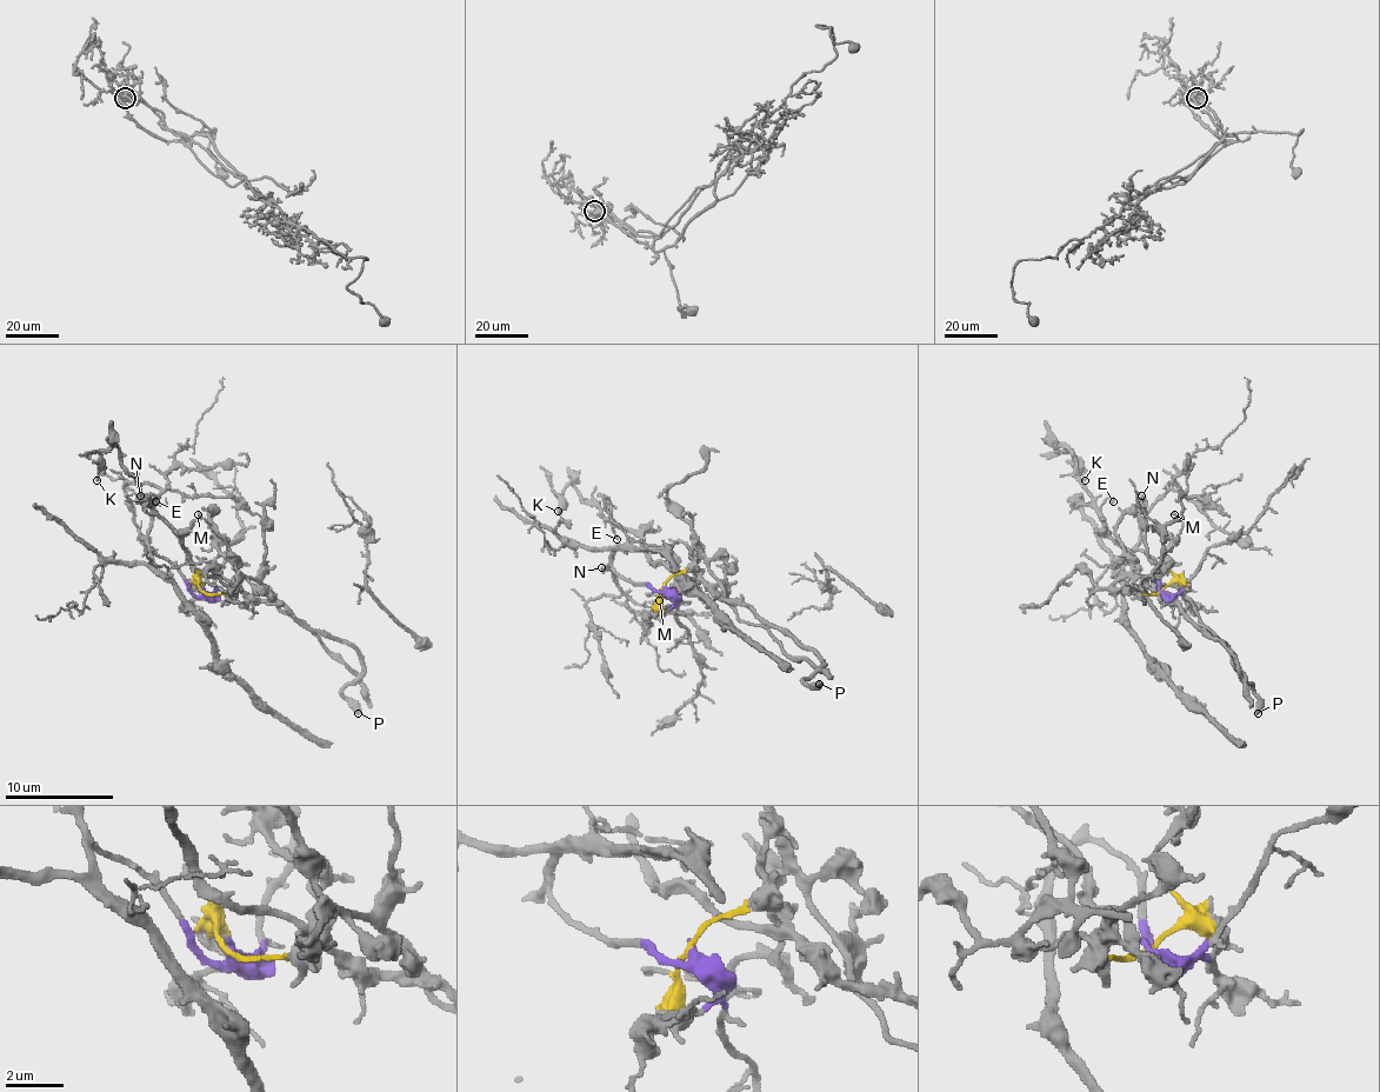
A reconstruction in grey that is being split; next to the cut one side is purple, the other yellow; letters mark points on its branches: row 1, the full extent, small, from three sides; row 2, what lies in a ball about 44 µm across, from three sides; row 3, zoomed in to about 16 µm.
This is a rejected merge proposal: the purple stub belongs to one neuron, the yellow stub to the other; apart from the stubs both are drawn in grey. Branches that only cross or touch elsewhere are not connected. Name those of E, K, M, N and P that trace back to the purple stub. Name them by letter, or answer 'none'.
N

